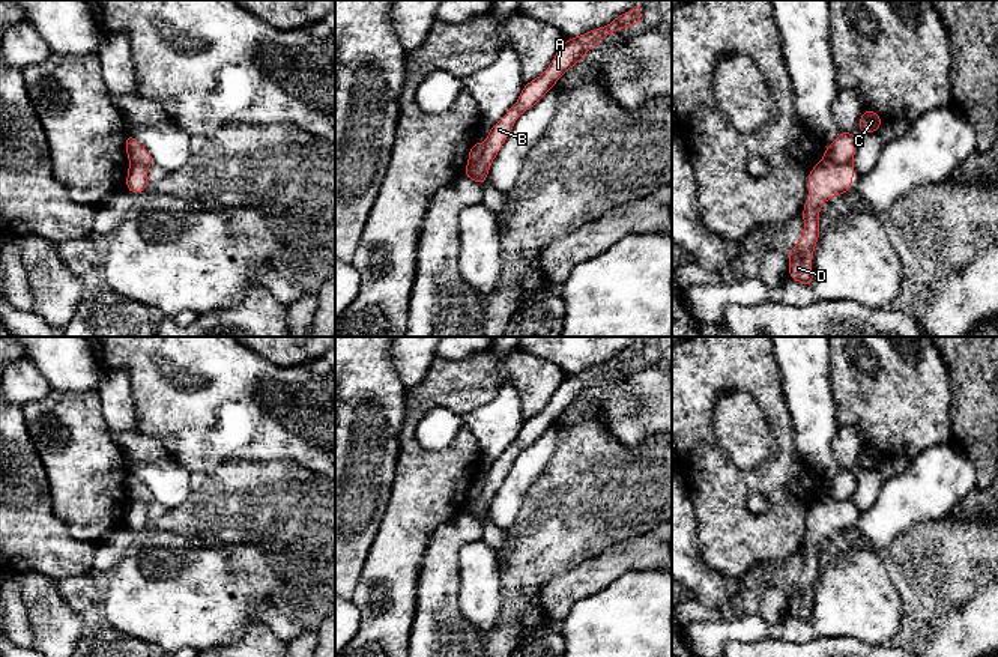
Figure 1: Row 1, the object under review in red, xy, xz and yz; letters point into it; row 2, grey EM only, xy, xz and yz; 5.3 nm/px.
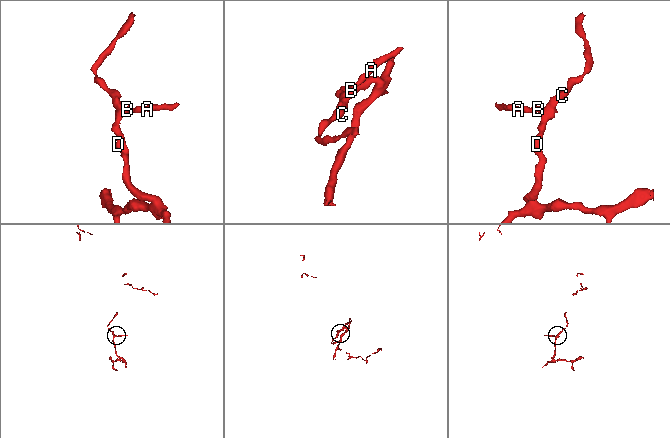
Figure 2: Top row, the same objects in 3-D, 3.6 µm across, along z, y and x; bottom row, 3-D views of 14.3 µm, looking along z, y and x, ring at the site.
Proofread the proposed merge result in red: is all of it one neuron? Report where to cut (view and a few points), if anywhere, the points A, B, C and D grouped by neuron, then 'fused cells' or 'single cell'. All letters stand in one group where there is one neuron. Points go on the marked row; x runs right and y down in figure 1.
cut in yz along (825, 157), (839, 164), (851, 164); A B C / D; fused cells

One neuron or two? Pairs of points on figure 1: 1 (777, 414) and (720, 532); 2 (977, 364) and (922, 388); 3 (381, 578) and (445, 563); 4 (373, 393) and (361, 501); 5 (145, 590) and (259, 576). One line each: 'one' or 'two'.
1: one
2: two
3: two
4: one
5: one

